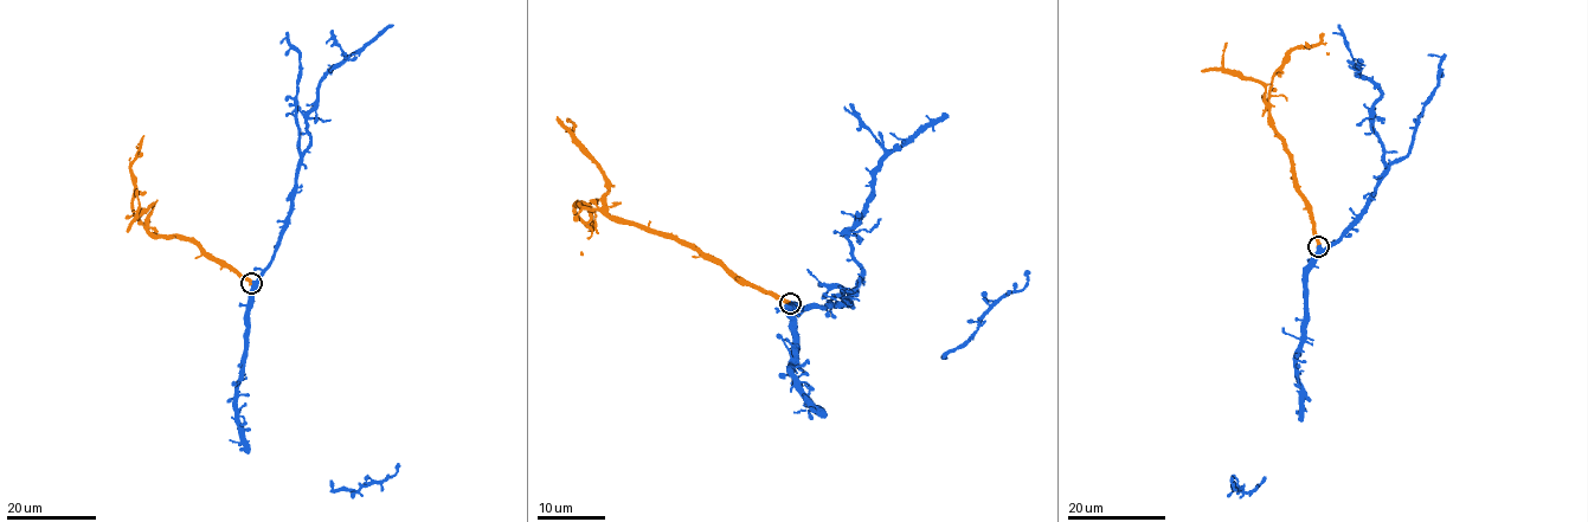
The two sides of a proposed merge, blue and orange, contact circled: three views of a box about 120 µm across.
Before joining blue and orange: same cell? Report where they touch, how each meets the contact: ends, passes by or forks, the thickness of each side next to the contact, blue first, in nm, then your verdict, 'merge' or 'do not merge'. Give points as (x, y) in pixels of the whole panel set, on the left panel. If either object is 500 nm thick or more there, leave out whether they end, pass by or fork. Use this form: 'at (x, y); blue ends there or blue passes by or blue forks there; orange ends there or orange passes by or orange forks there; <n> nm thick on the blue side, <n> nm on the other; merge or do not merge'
at (251, 283); 750 nm thick on the blue side, 500 nm on the other; do not merge

